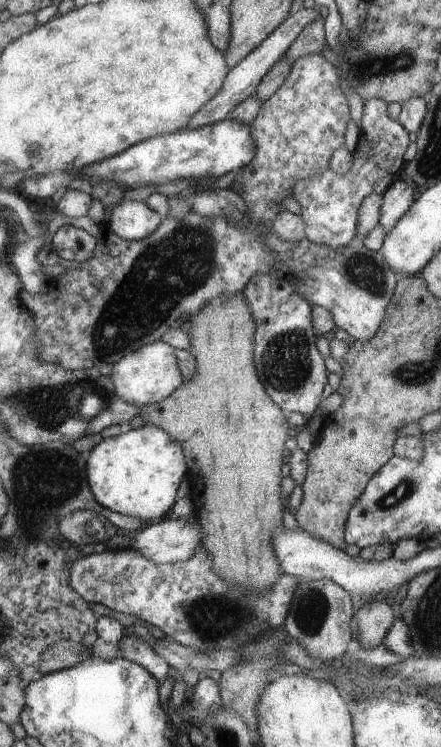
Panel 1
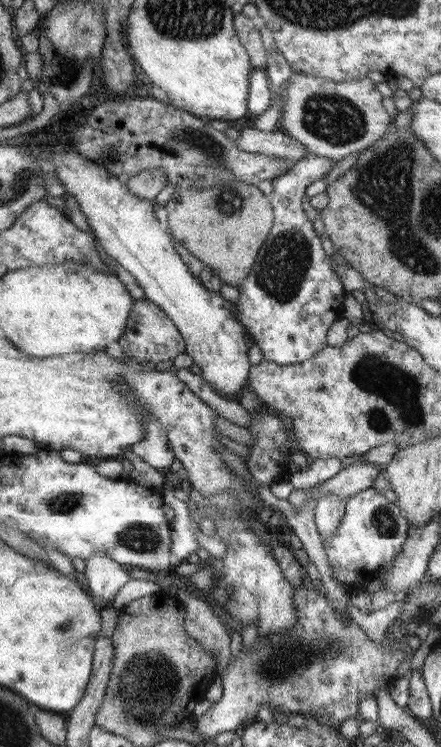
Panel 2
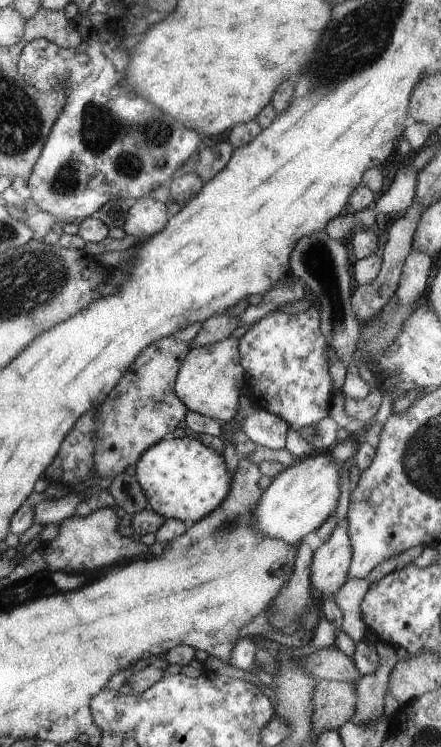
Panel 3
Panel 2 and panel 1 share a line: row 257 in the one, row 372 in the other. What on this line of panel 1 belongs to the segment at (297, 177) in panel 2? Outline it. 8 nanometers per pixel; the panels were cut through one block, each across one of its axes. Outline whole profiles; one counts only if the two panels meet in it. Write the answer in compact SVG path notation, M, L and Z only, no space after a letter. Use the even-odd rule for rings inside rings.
M272 275L254 276L243 290L257 324L254 361L260 383L268 397L286 413L300 412L312 418L323 398L322 388L326 386L328 370L316 347L310 304L288 281Z

